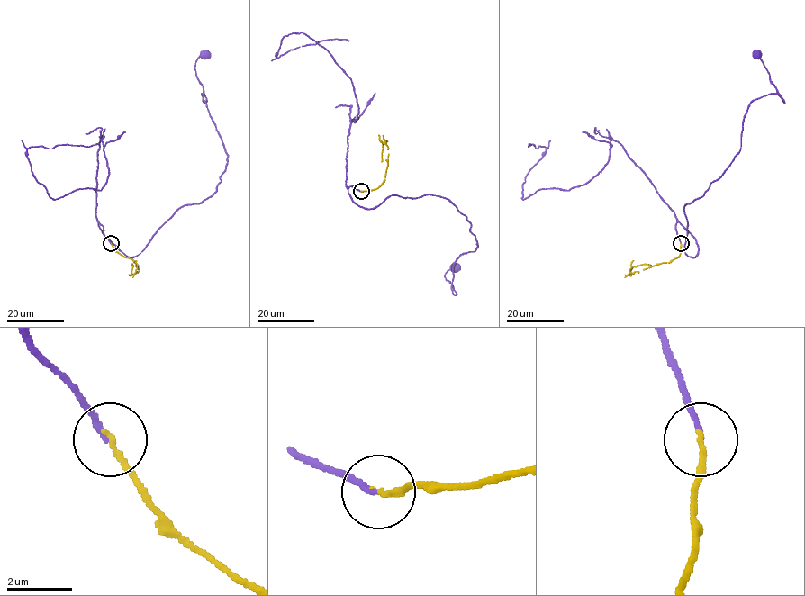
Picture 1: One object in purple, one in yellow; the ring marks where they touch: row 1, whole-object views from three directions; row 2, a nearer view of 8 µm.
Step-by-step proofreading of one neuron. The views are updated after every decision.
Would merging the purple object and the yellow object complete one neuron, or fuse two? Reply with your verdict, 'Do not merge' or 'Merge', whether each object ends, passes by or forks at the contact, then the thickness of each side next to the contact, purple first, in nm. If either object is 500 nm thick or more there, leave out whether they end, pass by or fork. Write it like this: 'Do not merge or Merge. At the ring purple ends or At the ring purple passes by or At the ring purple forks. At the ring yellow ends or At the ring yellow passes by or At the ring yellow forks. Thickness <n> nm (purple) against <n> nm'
Merge. At the ring purple ends. At the ring yellow ends. Thickness 140 nm (purple) against 170 nm

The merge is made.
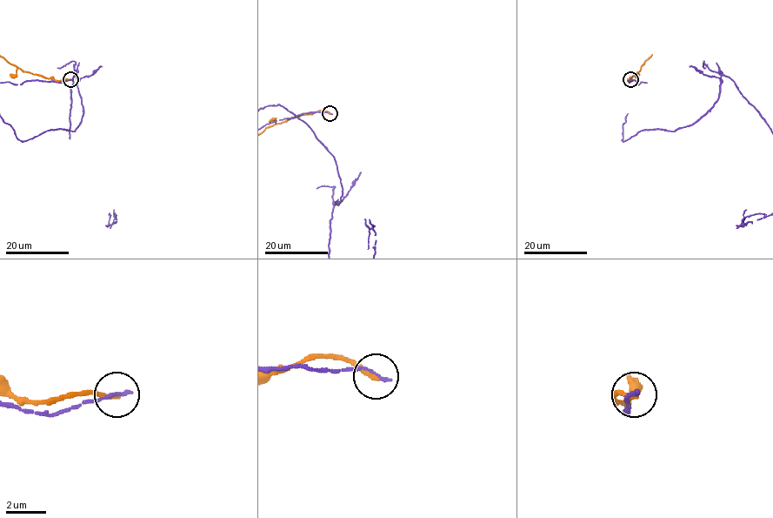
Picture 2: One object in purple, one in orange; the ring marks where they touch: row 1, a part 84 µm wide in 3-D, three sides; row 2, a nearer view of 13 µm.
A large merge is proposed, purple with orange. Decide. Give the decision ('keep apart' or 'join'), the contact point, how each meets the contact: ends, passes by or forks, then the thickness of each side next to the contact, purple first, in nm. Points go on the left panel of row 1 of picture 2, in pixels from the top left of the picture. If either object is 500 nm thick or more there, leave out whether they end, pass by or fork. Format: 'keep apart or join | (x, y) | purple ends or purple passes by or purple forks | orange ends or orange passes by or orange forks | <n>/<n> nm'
keep apart | (70, 79) | purple ends | orange ends | 200/200 nm

